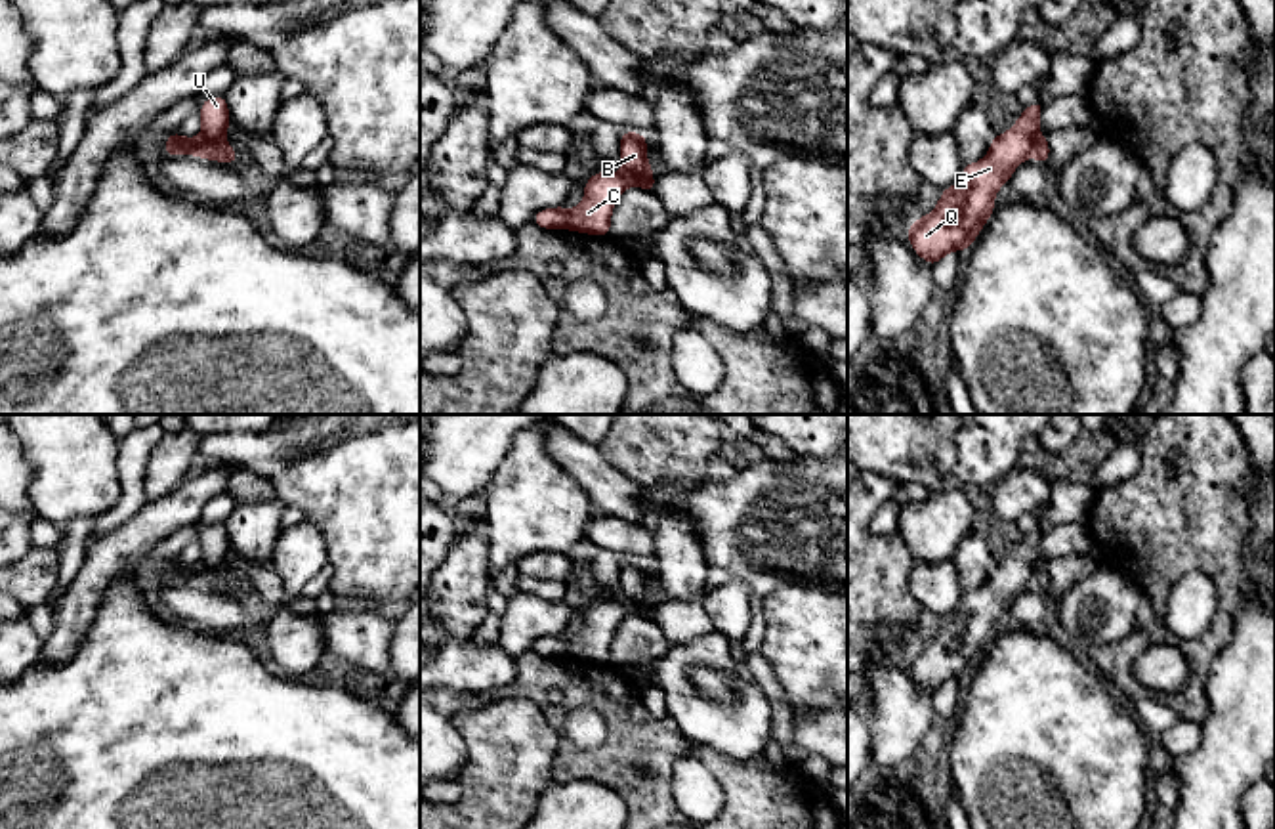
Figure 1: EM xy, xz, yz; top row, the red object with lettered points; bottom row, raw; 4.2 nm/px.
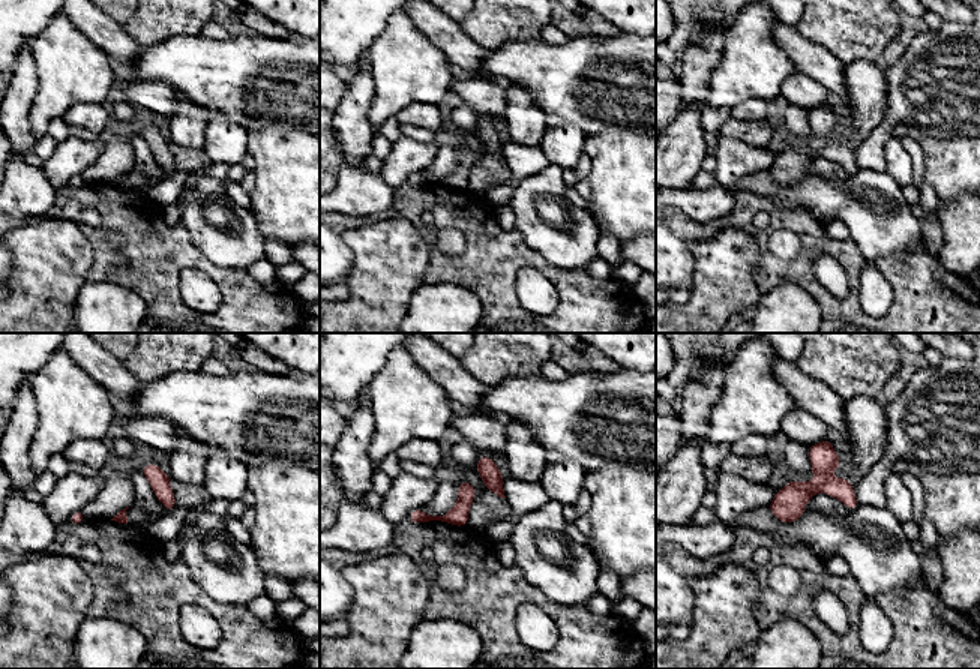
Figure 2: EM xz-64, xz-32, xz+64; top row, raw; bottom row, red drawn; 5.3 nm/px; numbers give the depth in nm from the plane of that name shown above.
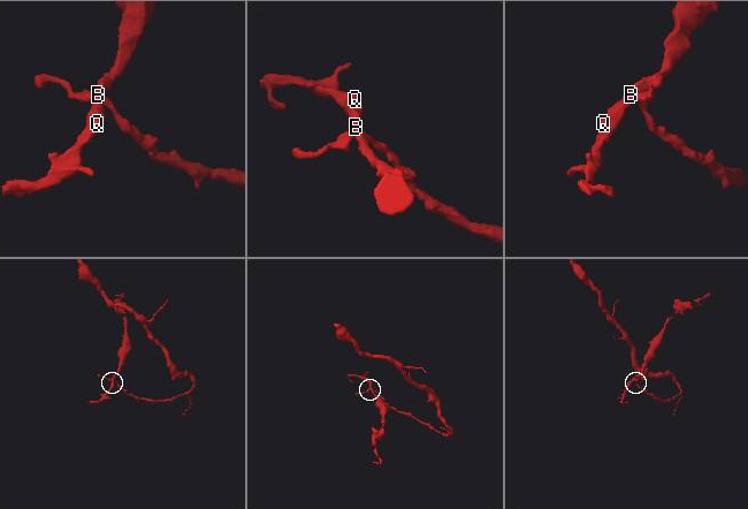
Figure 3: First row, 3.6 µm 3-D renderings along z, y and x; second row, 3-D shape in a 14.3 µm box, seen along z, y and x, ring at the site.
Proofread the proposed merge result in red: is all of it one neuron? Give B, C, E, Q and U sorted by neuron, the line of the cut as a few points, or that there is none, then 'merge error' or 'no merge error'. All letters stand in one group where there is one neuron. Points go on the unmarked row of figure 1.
B E Q U / C | xz (625, 600), (638, 608), (651, 602) | merge error

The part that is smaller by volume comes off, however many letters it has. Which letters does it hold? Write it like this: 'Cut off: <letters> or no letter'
Cut off: B, E, Q, U

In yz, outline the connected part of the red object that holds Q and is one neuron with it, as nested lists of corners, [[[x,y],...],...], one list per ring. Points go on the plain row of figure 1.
[[[1042,527],[1035,529],[1010,558],[993,563],[989,581],[979,590],[964,592],[958,609],[941,617],[935,636],[912,649],[907,667],[931,695],[952,678],[968,680],[983,659],[994,640],[996,619],[1010,609],[1023,588],[1035,583],[1042,563],[1038,546],[1044,533]]]

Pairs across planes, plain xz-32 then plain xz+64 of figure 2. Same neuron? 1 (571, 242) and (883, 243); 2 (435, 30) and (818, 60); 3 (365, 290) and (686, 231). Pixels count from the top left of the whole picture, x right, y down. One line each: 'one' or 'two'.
1: one
2: one
3: two

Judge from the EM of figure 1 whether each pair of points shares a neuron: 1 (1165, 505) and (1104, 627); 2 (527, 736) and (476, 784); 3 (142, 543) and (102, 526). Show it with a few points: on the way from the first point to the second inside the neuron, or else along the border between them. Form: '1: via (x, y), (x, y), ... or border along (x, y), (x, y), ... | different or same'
1: border along (1104, 562), (1123, 570), (1142, 591) | different
2: via (514, 749), (489, 774) | same
3: border along (147, 503), (109, 531), (92, 535) | different

